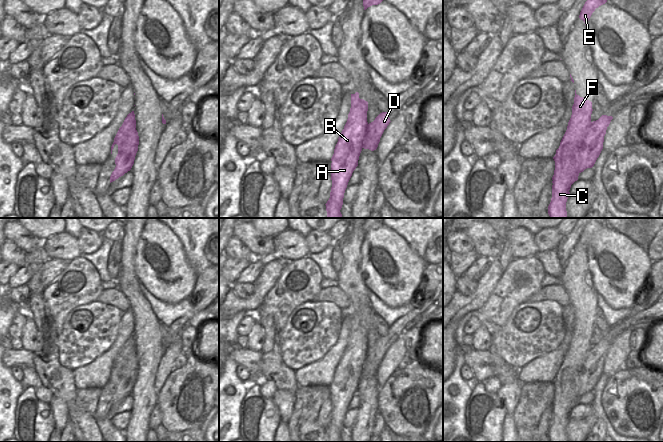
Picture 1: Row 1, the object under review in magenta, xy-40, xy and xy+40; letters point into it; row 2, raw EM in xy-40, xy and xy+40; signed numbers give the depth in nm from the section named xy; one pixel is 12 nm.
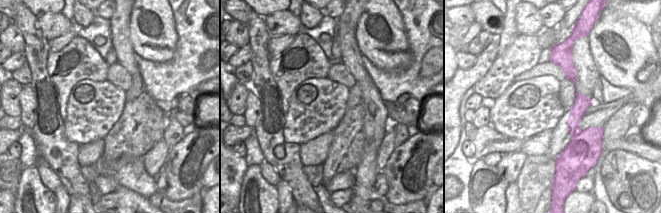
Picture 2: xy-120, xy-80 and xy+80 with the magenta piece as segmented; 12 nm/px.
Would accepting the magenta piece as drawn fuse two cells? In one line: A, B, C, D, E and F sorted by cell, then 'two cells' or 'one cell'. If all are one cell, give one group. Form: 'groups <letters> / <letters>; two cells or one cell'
groups A B C E F / D; two cells

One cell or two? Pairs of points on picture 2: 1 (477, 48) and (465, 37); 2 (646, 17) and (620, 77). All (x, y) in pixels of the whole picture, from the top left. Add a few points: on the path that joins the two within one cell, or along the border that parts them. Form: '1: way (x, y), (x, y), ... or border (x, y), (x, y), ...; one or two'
1: border (481, 29), (465, 46); two
2: border (622, 14), (630, 14), (648, 28); two

